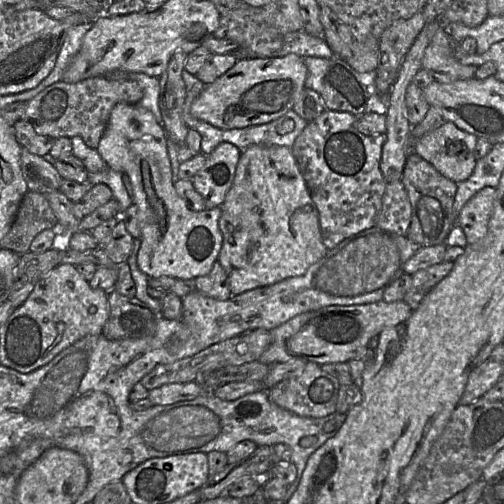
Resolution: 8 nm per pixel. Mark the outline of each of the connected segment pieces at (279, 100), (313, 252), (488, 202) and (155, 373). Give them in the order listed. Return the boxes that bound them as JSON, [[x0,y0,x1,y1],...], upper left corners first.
[[191,54,307,130],[217,145,328,295],[457,186,496,244],[140,328,271,391]]

